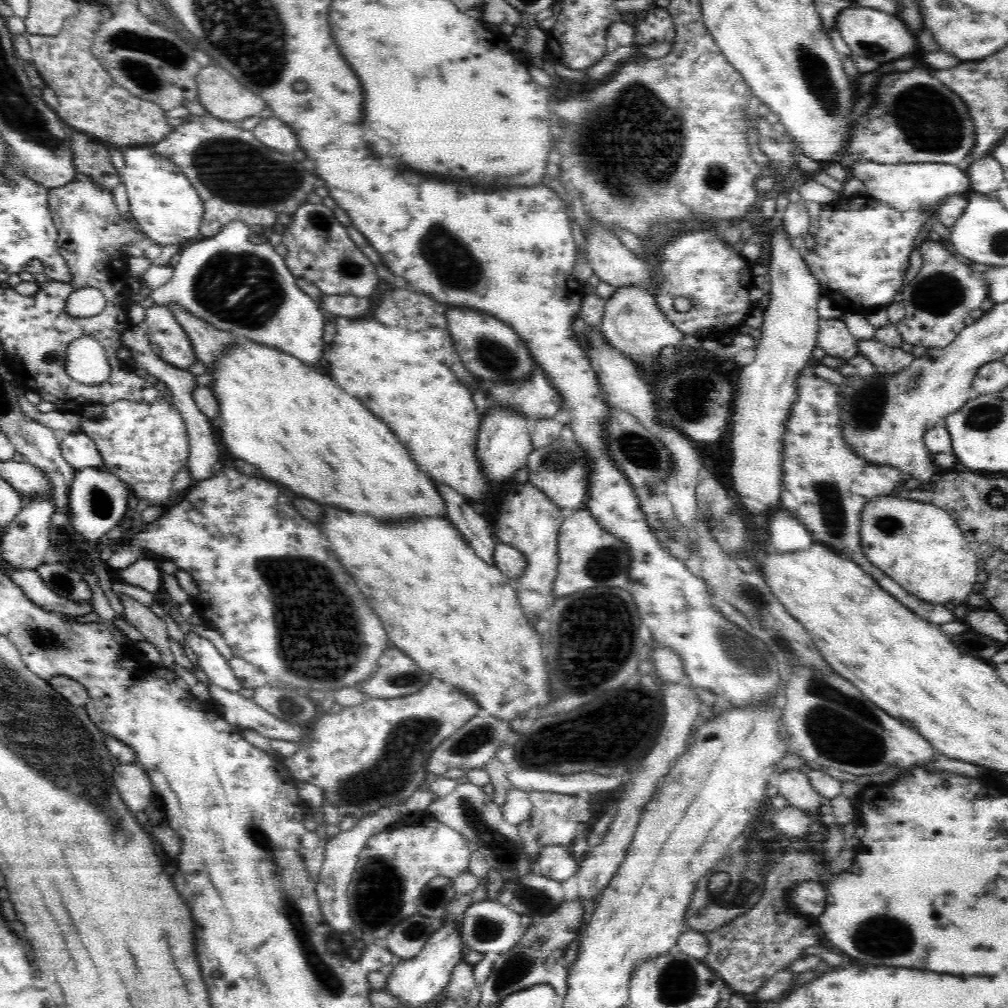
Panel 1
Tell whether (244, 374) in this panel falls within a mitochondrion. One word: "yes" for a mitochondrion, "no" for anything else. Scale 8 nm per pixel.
no

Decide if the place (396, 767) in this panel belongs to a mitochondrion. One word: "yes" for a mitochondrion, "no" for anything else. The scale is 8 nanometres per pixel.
yes

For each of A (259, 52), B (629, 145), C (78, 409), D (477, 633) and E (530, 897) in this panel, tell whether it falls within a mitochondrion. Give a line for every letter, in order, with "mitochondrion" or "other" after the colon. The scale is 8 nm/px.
A: mitochondrion
B: mitochondrion
C: other
D: other
E: mitochondrion

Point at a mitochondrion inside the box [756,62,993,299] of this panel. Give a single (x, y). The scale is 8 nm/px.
(936, 126)

